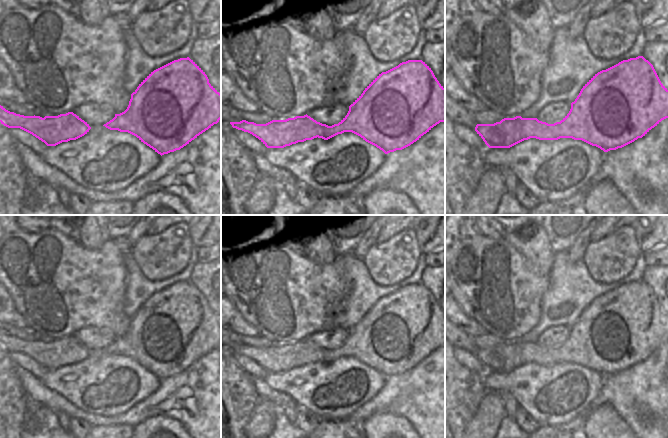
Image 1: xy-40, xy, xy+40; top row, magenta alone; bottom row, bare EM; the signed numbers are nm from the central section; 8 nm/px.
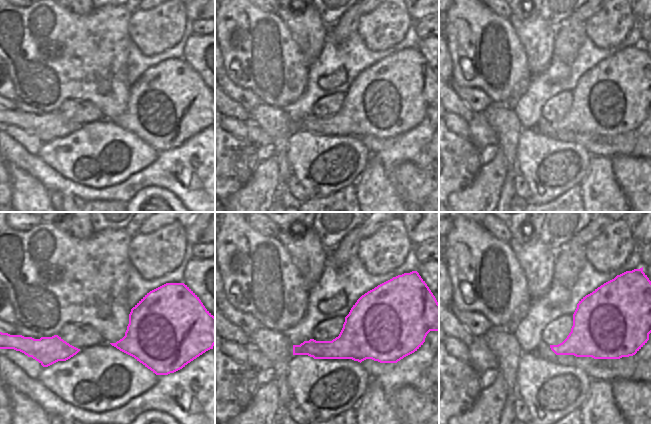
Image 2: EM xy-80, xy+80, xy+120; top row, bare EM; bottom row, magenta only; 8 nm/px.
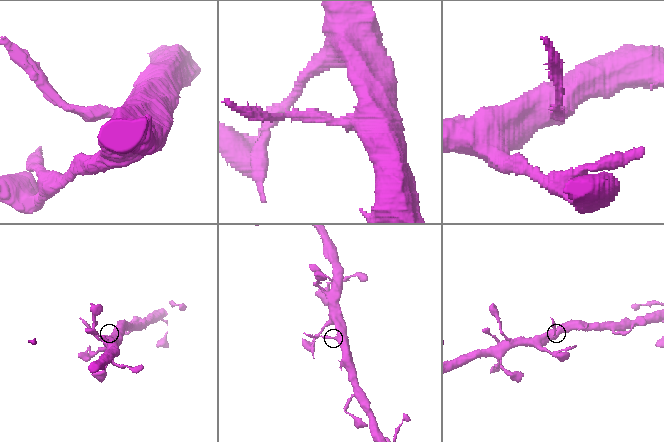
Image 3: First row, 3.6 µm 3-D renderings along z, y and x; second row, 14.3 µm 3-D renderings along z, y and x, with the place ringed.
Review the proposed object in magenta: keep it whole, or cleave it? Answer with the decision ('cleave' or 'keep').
cleave

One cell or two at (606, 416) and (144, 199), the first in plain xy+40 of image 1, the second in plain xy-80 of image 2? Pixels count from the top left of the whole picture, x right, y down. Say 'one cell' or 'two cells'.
one cell

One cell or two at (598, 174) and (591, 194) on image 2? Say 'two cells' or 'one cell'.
one cell

